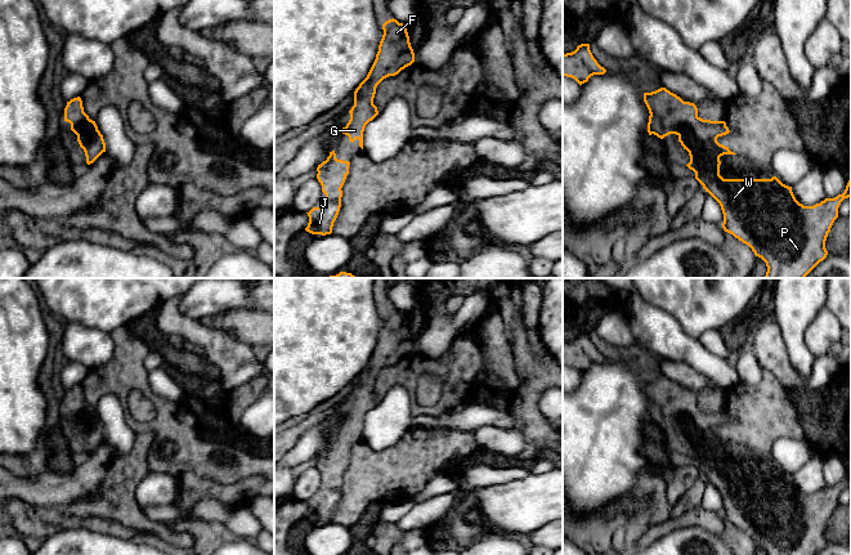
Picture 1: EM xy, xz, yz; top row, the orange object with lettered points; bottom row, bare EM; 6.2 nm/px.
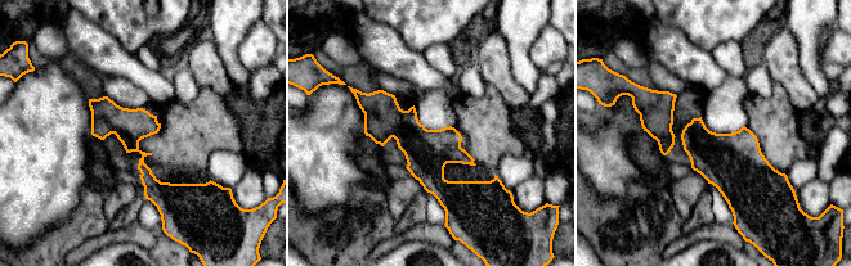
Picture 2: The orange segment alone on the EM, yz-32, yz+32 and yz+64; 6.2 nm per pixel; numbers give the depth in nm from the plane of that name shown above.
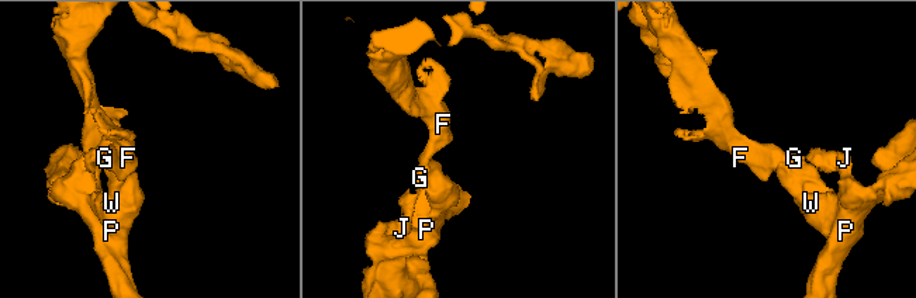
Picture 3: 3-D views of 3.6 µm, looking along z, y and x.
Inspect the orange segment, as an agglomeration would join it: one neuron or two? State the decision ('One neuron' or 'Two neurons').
One neuron

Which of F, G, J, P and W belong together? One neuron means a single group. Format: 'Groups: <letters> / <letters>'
Groups: F G J P W

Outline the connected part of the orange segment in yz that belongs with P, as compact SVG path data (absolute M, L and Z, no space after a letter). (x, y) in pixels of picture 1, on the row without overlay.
M666 376L644 381L644 390L650 402L649 424L654 422L660 428L669 422L678 425L678 430L690 444L686 455L695 461L695 467L721 494L725 520L748 533L754 543L766 551L766 555L816 555L827 546L825 529L838 506L841 491L851 485L851 469L842 483L825 487L814 494L803 494L796 488L792 475L783 473L776 465L771 467L724 467L720 464L720 446L736 443L717 430L718 425L730 421L725 409L700 407L694 391L684 390Z

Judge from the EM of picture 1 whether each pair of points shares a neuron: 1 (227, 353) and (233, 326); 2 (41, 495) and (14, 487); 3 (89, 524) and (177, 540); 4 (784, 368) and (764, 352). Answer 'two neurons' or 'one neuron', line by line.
1: two neurons
2: one neuron
3: two neurons
4: one neuron

